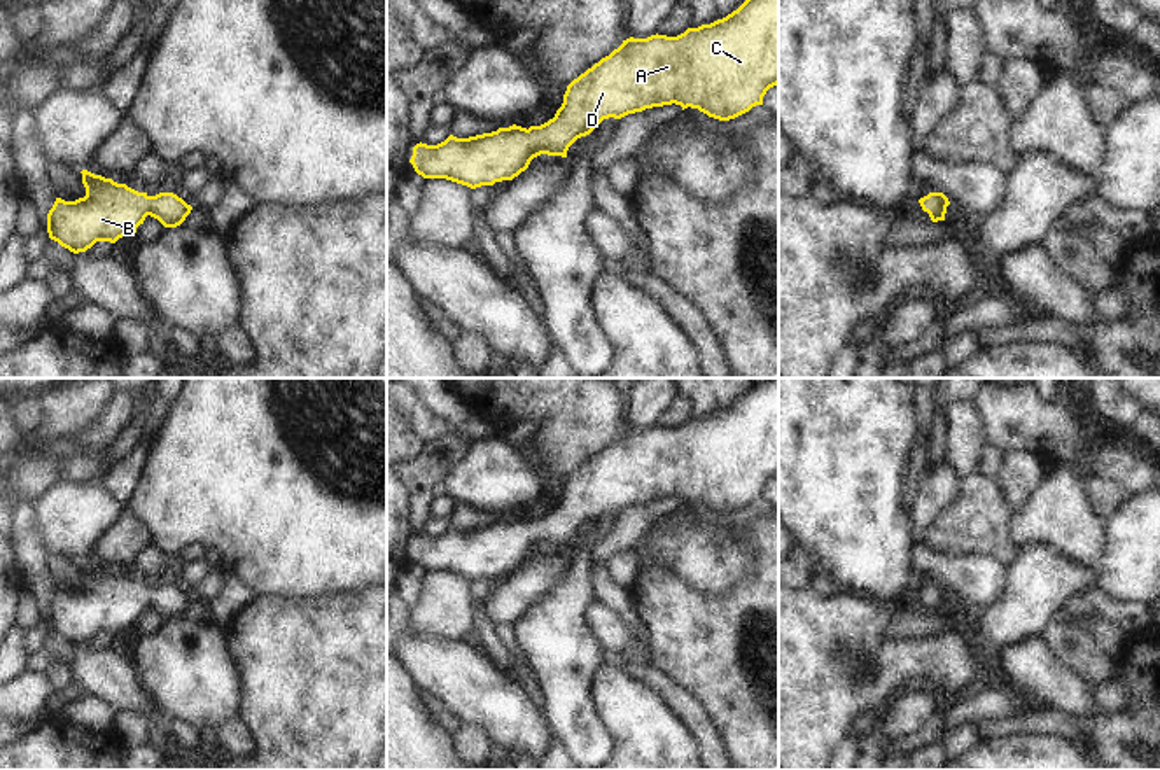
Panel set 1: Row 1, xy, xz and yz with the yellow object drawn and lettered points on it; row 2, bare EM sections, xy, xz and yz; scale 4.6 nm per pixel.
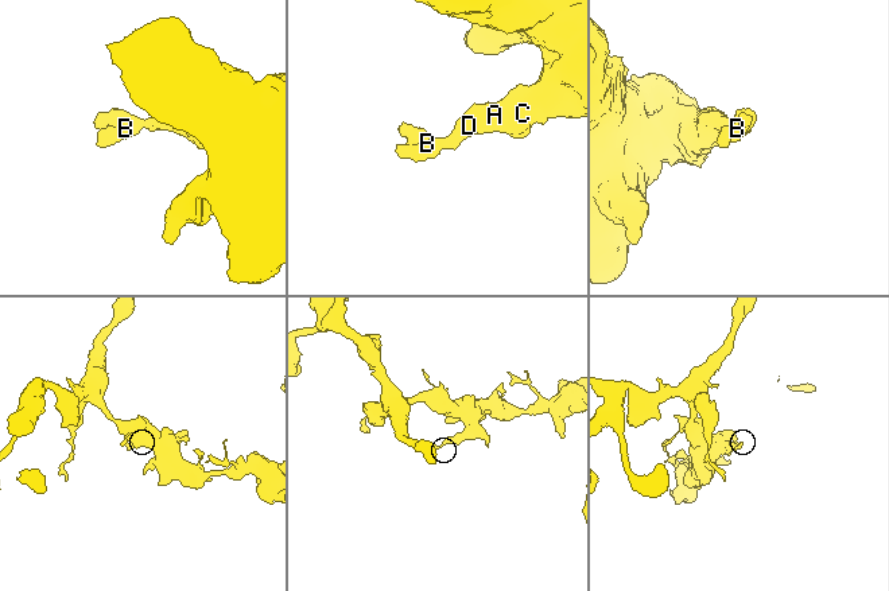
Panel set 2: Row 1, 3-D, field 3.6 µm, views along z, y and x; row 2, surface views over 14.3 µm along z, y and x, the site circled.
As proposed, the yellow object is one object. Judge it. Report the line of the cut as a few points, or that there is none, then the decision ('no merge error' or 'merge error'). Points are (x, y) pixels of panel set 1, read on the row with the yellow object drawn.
no cut | no merge error

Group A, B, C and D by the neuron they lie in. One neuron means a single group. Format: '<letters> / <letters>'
A B C D

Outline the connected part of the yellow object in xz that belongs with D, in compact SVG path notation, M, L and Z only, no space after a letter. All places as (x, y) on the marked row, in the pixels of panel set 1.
M745 0L737 10L723 19L698 28L688 28L677 37L651 35L647 38L626 38L609 56L602 58L577 79L563 94L563 103L555 117L541 126L509 126L469 138L450 135L437 145L416 144L409 163L423 178L446 178L471 189L513 180L525 172L530 161L541 154L567 158L569 147L581 136L590 135L604 119L621 119L628 114L653 107L691 107L719 121L735 119L756 105L763 105L766 91L779 84L779 0Z

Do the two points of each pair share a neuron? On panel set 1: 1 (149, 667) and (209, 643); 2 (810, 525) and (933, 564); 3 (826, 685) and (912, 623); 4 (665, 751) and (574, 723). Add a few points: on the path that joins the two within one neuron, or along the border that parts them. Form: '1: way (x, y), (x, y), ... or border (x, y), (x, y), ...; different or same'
1: way (163, 665), (186, 665), (195, 657); same
2: border (915, 545), (912, 550), (914, 571); different
3: border (886, 629), (893, 636), (914, 639), (936, 636); different
4: border (590, 697), (597, 718), (613, 741), (613, 751); different

